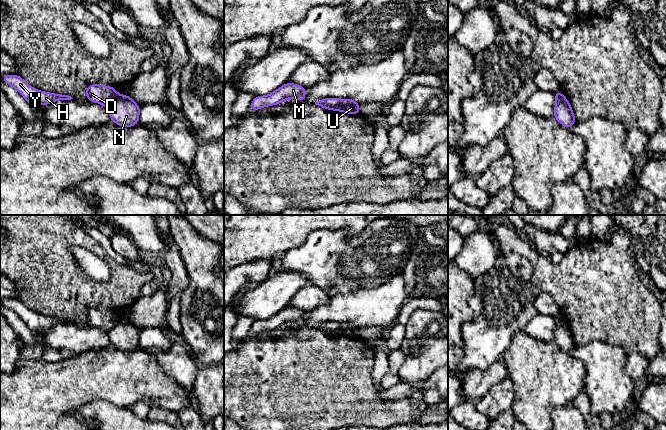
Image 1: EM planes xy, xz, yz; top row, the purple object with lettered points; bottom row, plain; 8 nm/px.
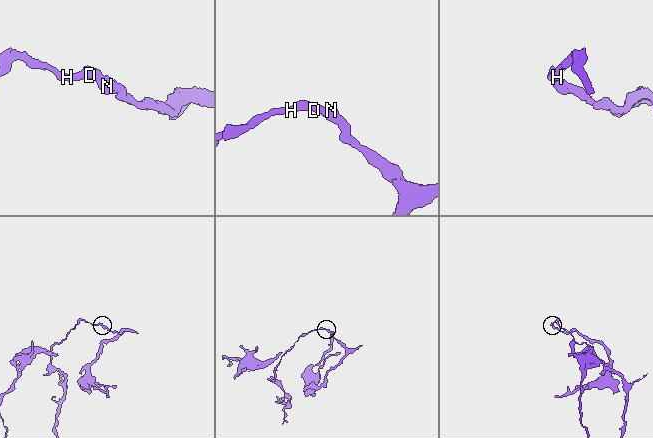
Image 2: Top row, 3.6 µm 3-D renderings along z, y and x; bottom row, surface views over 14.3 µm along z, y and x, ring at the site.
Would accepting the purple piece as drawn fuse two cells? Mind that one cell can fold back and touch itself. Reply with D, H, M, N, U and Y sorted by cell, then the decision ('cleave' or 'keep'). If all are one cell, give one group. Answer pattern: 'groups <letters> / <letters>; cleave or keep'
groups D H M Y / N U; cleave

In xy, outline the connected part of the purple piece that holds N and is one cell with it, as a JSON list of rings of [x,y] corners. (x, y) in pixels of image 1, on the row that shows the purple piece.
[[[128,95],[119,98],[107,106],[110,120],[121,127],[130,127],[139,123],[140,107]]]

